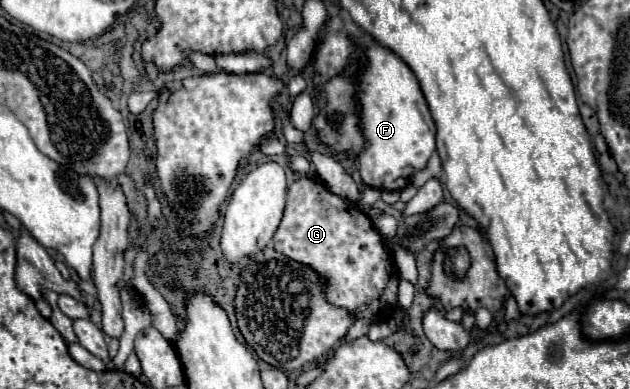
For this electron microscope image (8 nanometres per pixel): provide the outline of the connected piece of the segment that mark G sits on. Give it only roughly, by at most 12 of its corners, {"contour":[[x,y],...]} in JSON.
{"contour":[[301,177],[273,243],[373,321],[397,301],[383,237],[355,203]]}

